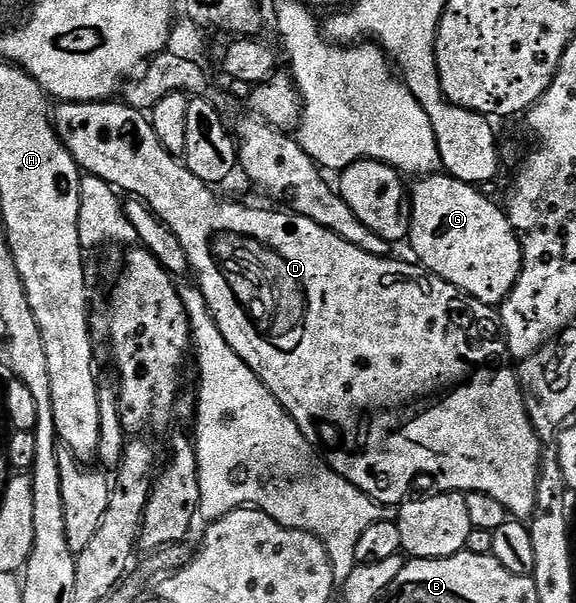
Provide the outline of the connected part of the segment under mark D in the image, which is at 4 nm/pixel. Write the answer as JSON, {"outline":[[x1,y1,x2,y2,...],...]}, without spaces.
{"outline":[[122,100,58,102,53,107,52,117,58,139,66,145,79,170,92,177,99,177,123,195,133,196,145,202,154,211,154,215,174,233,176,240,184,244,190,270,198,277,195,278,196,285,202,289,204,300,220,332,224,332,224,340,232,344,232,352,236,352,236,356,240,356,240,360,244,360,244,364,248,364,248,368,256,372,256,376,270,389,272,396,276,396,276,400,280,400,292,420,296,420,300,432,304,432,310,445,325,451,327,464,337,474,344,476,344,480,348,480,353,486,360,488,360,492,364,492,383,506,398,506,411,493,410,485,417,480,418,474,431,474,442,485,439,487,443,491,484,492,495,500,500,500,507,515,518,520,533,518,538,476,542,473,544,442,534,431,526,407,526,398,522,394,522,384,518,380,518,371,512,365,510,350,502,333,500,314,495,307,485,306,480,300,448,284,448,280,436,276,421,264,415,264,413,261,397,262,394,256,372,256,356,248,356,244,348,244,348,240,336,236,320,224,299,214,281,214,278,210,257,210,254,206,241,206,238,202,221,202,209,185,192,174,185,161,179,160,163,148,149,117,143,111,126,105]]}

